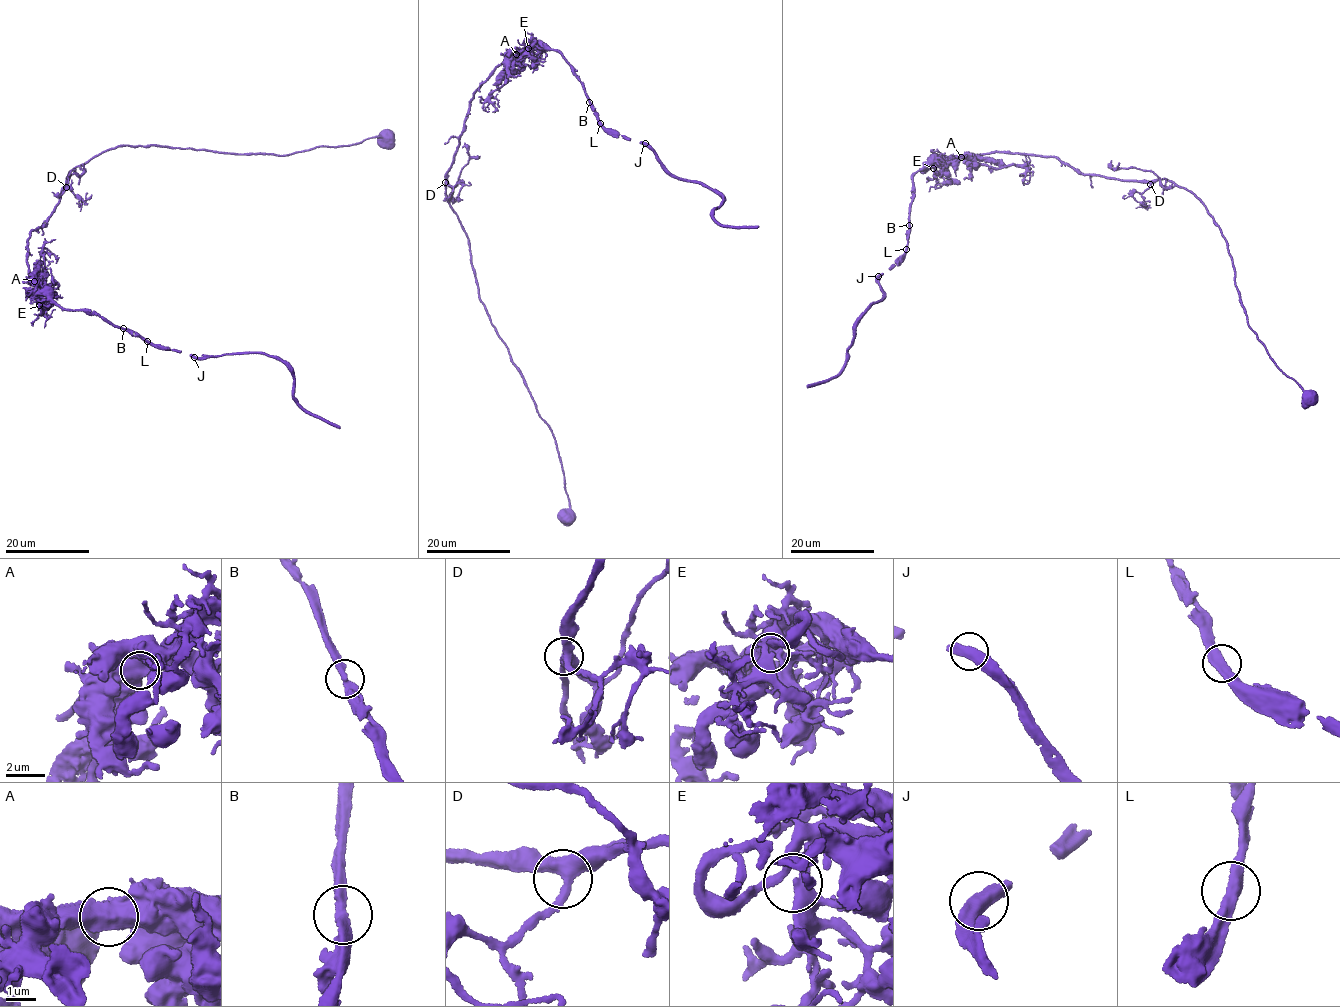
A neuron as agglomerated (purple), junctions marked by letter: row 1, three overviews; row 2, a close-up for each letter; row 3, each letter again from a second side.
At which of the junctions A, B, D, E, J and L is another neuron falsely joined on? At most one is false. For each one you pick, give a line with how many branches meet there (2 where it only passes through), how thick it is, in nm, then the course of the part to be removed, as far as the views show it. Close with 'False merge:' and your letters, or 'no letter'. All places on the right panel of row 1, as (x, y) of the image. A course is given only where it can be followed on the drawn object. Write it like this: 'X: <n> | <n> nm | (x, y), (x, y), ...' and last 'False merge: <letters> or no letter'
A: 2 | 850 nm | (961, 157), (936, 157), (911, 177), (904, 255), (876, 278), (882, 297), (858, 318), (838, 373), (807, 385)
False merge: A

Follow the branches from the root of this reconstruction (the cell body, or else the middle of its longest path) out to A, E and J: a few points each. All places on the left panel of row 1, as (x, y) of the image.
A: (386, 141), (277, 156), (151, 145), (103, 151), (68, 173), (46, 224), (29, 234), (25, 260), (34, 281)
E: (386, 141), (277, 156), (151, 145), (103, 151), (68, 173), (46, 224), (26, 240), (39, 305)
J: (386, 141), (277, 156), (126, 145), (68, 173), (46, 224), (26, 240), (38, 294), (194, 357)

